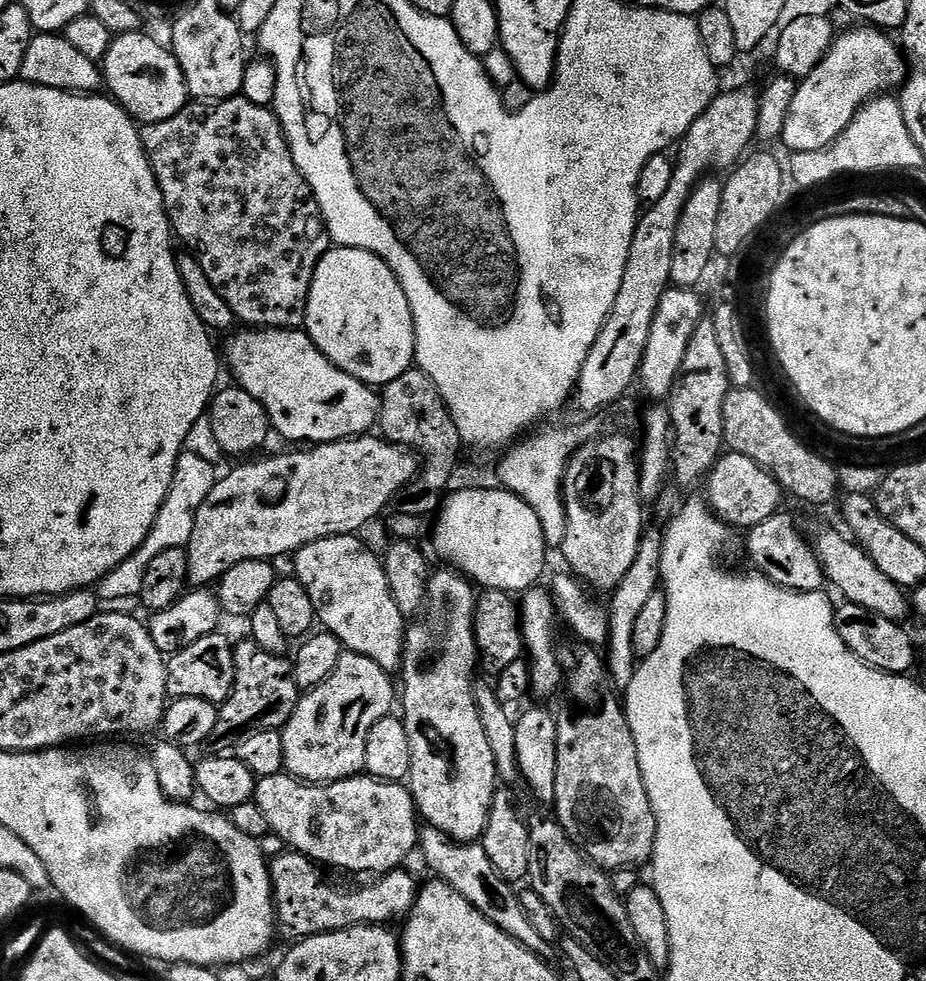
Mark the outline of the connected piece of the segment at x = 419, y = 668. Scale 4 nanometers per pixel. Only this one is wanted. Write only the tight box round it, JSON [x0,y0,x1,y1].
[398,566,498,844]

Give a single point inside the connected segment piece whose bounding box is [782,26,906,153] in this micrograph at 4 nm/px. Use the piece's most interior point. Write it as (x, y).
(864, 62)

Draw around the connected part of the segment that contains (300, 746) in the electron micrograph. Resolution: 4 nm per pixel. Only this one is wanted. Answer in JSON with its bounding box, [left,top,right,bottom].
[280,651,397,784]

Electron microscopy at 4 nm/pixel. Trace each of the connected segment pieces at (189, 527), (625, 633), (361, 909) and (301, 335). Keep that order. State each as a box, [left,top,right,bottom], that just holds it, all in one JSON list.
[[96,450,218,602],[606,527,664,690],[269,850,418,937],[226,328,380,446]]

